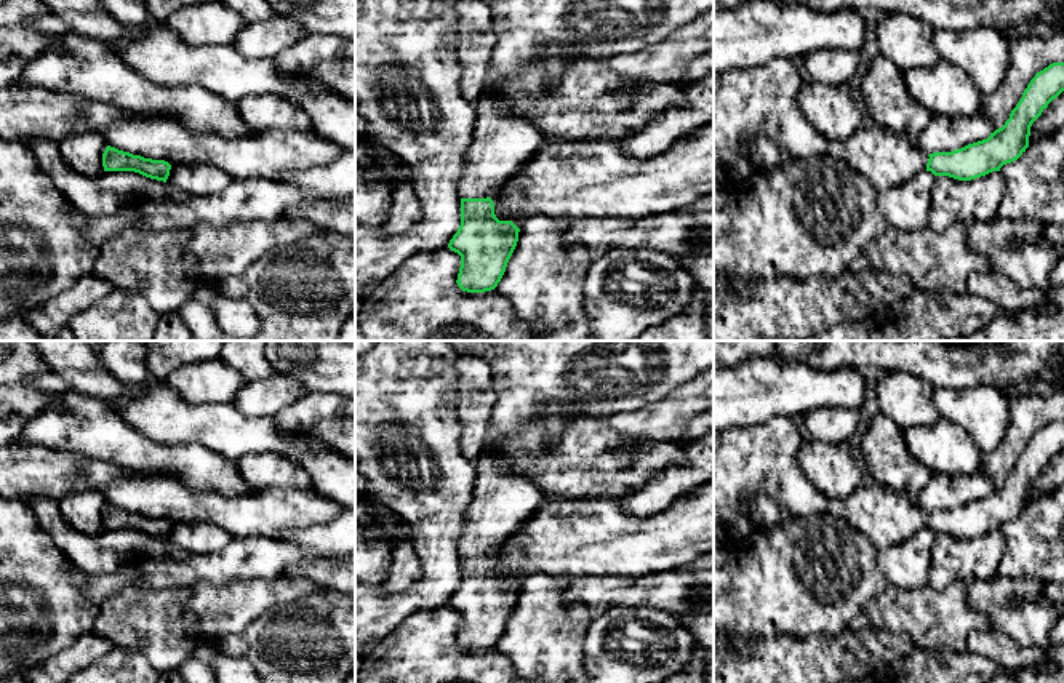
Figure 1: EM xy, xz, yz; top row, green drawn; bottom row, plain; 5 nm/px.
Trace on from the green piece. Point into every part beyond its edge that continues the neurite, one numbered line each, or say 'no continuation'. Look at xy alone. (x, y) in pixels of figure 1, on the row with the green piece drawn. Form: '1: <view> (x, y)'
no continuation

